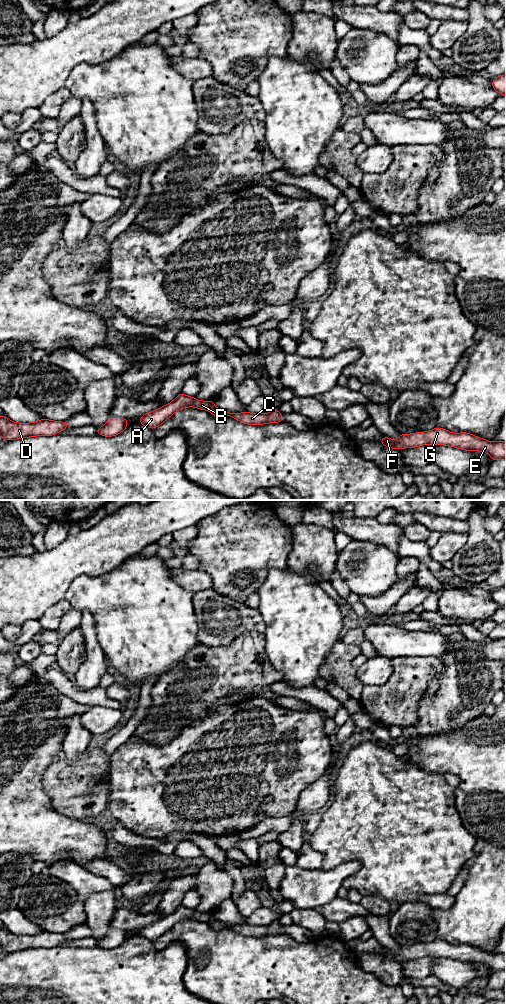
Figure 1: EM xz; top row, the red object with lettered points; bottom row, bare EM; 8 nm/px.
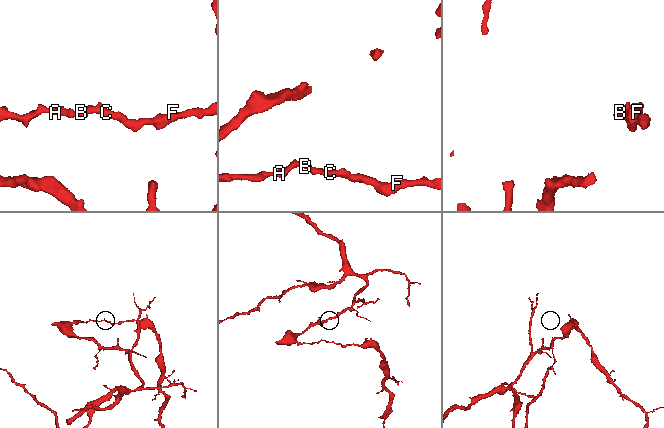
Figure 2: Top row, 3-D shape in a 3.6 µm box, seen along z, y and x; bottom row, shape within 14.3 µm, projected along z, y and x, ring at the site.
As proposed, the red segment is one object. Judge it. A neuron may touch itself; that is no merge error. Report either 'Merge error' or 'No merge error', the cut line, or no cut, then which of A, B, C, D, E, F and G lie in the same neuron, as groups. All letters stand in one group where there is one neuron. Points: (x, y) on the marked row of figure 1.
Merge error. Split along xz (215, 408), (210, 411). Groups: A B D / C E F G

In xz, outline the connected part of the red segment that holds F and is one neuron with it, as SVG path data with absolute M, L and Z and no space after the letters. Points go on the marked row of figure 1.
M436 427L431 431L413 434L400 433L396 441L393 441L387 436L383 436L379 443L397 450L401 450L404 447L418 447L424 444L447 445L467 451L476 450L487 452L492 460L503 459L506 461L506 442L490 442L470 433L451 433L440 427Z

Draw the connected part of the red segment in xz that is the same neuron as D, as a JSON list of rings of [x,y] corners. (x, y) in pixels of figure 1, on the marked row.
[[[6,416],[0,417],[0,435],[8,441],[34,436],[52,436],[70,428],[66,421],[40,419],[34,423],[15,423]]]

